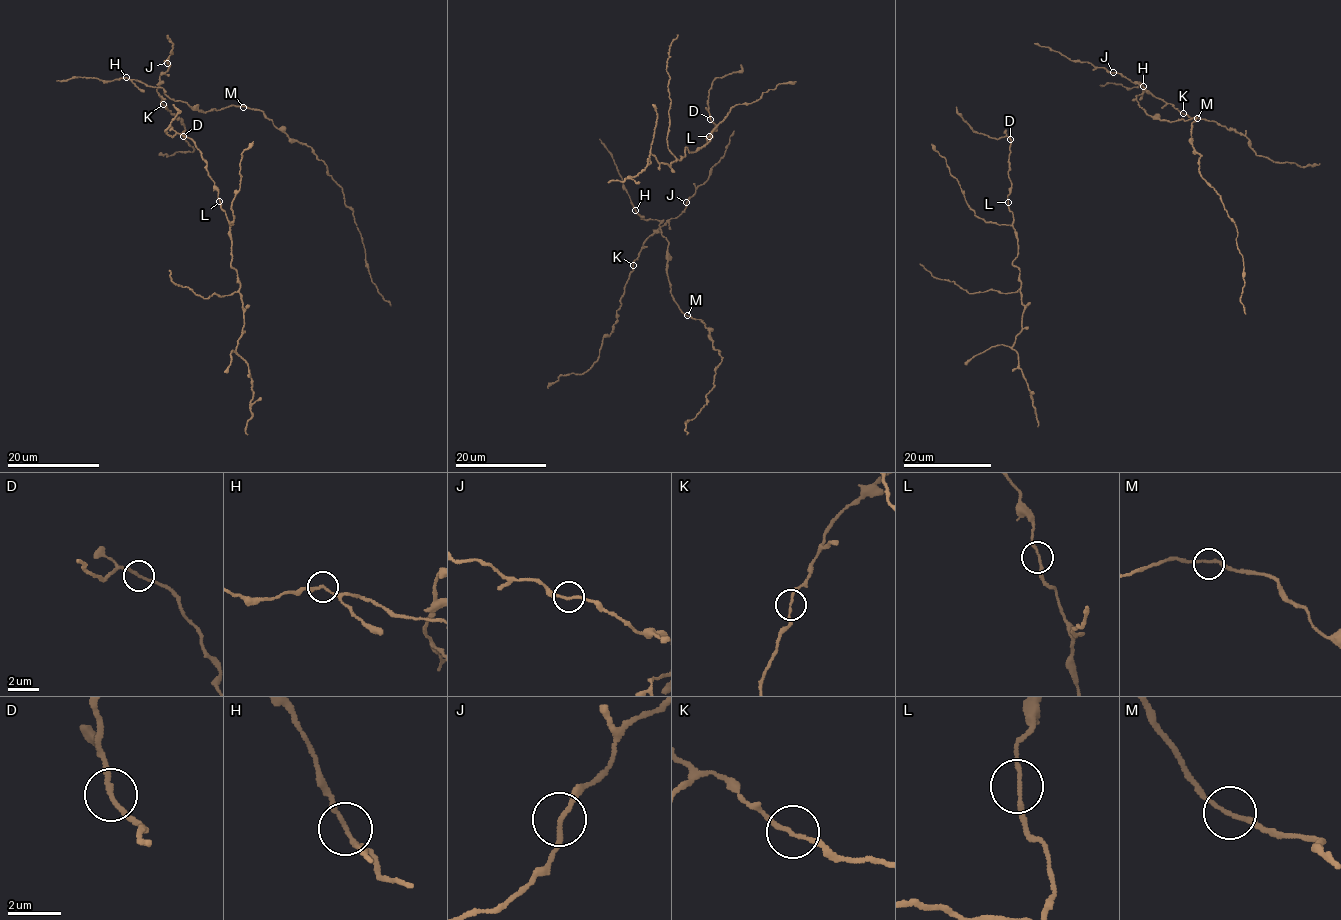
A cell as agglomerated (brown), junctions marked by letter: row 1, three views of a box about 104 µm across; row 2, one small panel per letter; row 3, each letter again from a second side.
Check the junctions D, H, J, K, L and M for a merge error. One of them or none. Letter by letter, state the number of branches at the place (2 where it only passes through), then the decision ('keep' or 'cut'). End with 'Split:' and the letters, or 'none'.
D: 2 branches meet; keep
H: 2 branches meet; keep
J: 2 branches meet; keep
K: 2 branches meet; keep
L: 2 branches meet; keep
M: 2 branches meet; keep
Split: none

